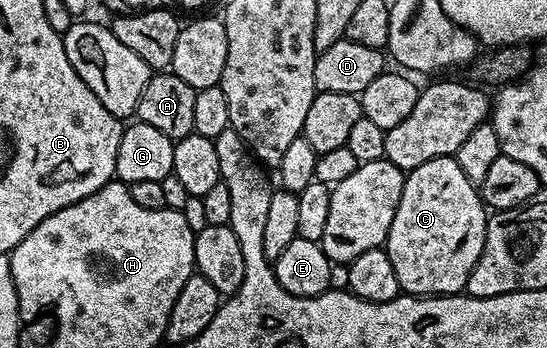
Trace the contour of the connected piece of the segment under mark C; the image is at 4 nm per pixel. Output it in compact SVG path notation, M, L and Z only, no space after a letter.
M455 156L430 159L422 163L422 167L407 170L402 199L398 199L398 211L394 211L394 223L390 223L386 242L390 263L394 263L401 290L414 297L459 294L467 286L470 271L474 271L482 255L489 216L477 186L472 185L466 175L462 175L462 167L458 167Z

